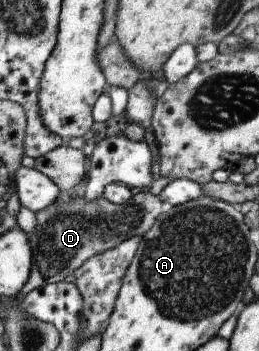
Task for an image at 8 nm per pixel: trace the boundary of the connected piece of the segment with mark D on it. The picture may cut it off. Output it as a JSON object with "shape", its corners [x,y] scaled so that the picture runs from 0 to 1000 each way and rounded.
{"shape":[[[548,541],[467,581],[425,578],[398,556],[351,570],[239,556],[193,587],[135,601],[127,658],[97,664],[120,704],[120,758],[77,846],[116,823],[239,803],[255,783],[282,783],[282,772],[359,726],[448,704],[510,672],[548,672],[629,593],[637,587],[610,558]]]}

